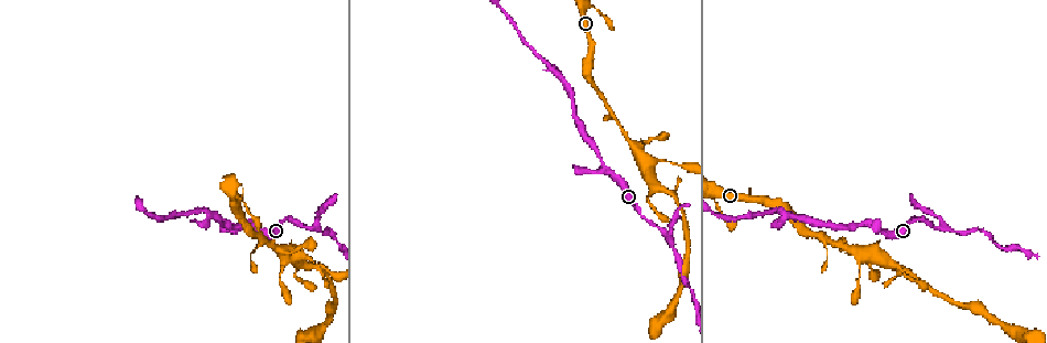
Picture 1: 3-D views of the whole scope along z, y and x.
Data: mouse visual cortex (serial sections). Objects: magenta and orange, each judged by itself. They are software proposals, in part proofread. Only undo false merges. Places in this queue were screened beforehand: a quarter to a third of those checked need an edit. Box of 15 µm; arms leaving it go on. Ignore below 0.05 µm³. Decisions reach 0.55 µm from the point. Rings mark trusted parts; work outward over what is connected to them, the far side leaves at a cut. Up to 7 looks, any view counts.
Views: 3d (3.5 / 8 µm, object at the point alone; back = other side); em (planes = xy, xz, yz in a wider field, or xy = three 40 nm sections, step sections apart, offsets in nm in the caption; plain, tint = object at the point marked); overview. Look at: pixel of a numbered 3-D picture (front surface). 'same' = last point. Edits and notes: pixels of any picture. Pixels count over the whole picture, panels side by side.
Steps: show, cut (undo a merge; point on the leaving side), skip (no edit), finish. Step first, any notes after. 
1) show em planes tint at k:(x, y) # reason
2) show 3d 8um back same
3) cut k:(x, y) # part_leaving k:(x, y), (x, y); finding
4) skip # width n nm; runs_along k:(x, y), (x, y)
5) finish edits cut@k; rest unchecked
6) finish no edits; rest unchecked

show 3d 3.5um at 1:(290, 248) # calibre changes

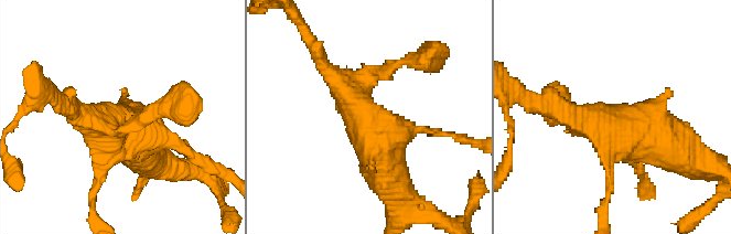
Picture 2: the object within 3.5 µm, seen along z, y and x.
show em xy step 5 tint at 2:(625, 130) # need the tissue

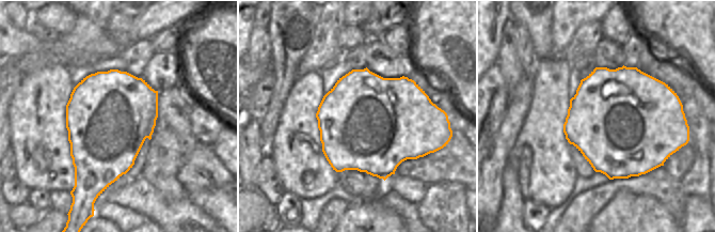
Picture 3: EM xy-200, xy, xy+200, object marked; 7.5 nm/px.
skip # runs_along 2:(343, 86), (407, 200); continuous, no second cell

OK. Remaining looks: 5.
show 3d 3.5um at 1:(253, 226) # sudden change in width

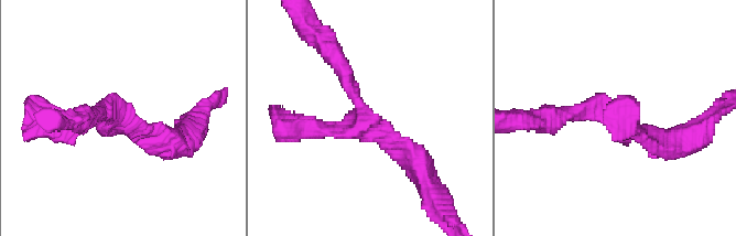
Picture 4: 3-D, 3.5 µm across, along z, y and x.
show em xy step 5 tint at 4:(369, 126) # arms 3; arm_widths 200, 250, 250 nm

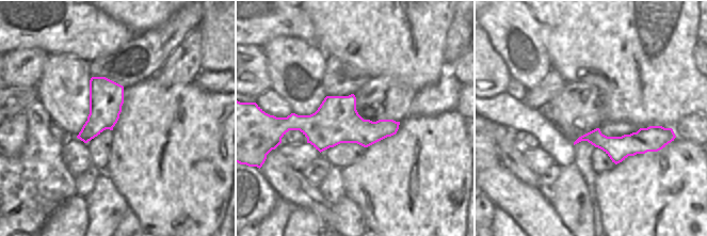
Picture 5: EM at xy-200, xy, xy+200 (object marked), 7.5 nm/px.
skip # all the same cell

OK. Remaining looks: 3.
show 3d 3.5um at 1:(564, 79) # a fork

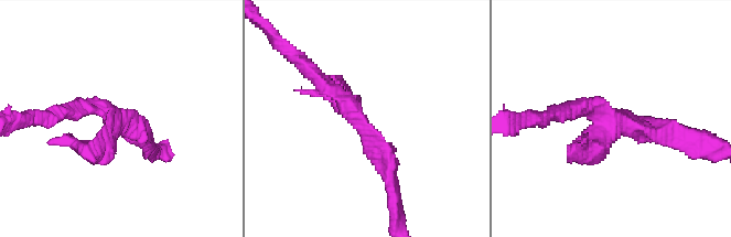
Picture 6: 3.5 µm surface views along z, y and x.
show em xy step 2 tint at 6:(359, 121)

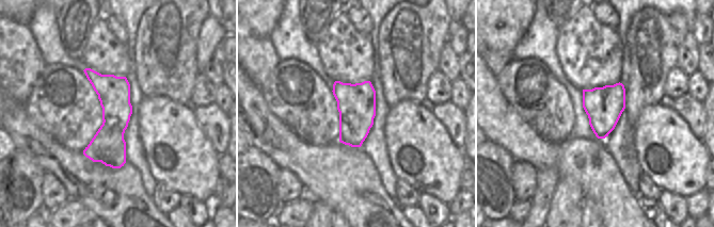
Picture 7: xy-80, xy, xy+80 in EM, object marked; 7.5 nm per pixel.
show em xy step 5 tint same # another direction

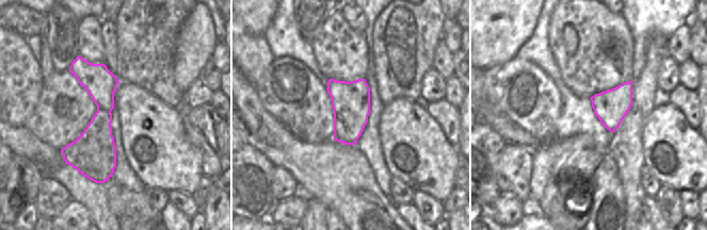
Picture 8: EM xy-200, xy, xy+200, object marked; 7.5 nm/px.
cut 6:(587, 153) # width 280 nm; part_leaving 6:(611, 128), (593, 149), (582, 142); a second cell is stuck on

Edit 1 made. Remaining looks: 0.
finish edits cut@6; rest unchecked

